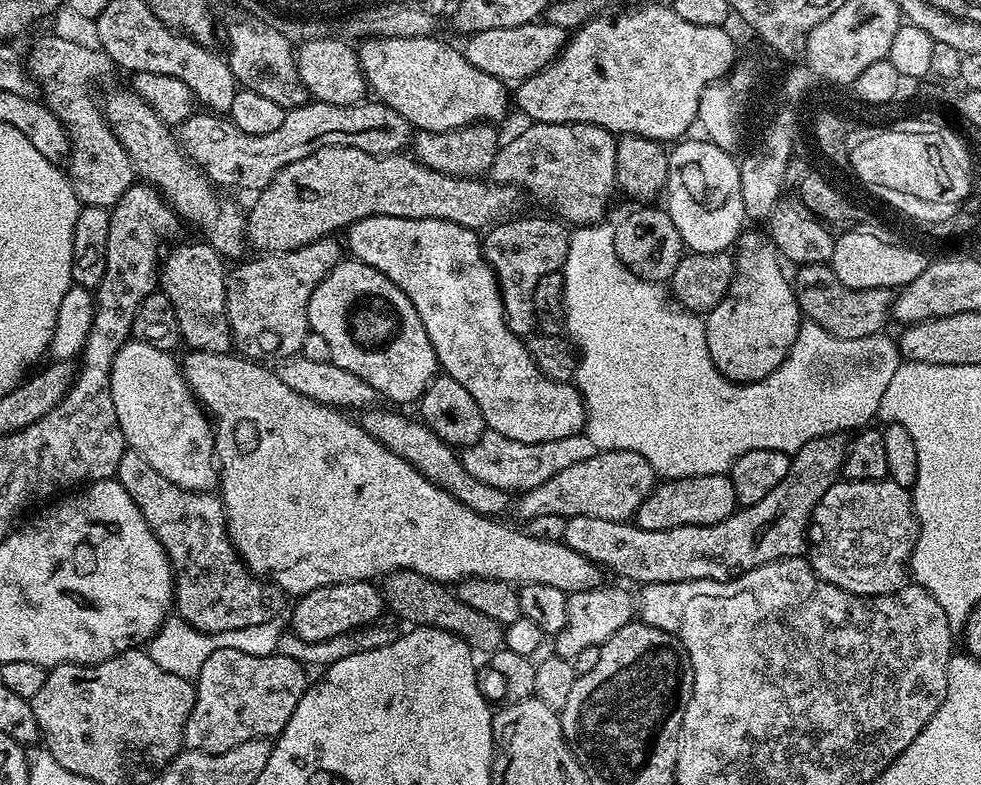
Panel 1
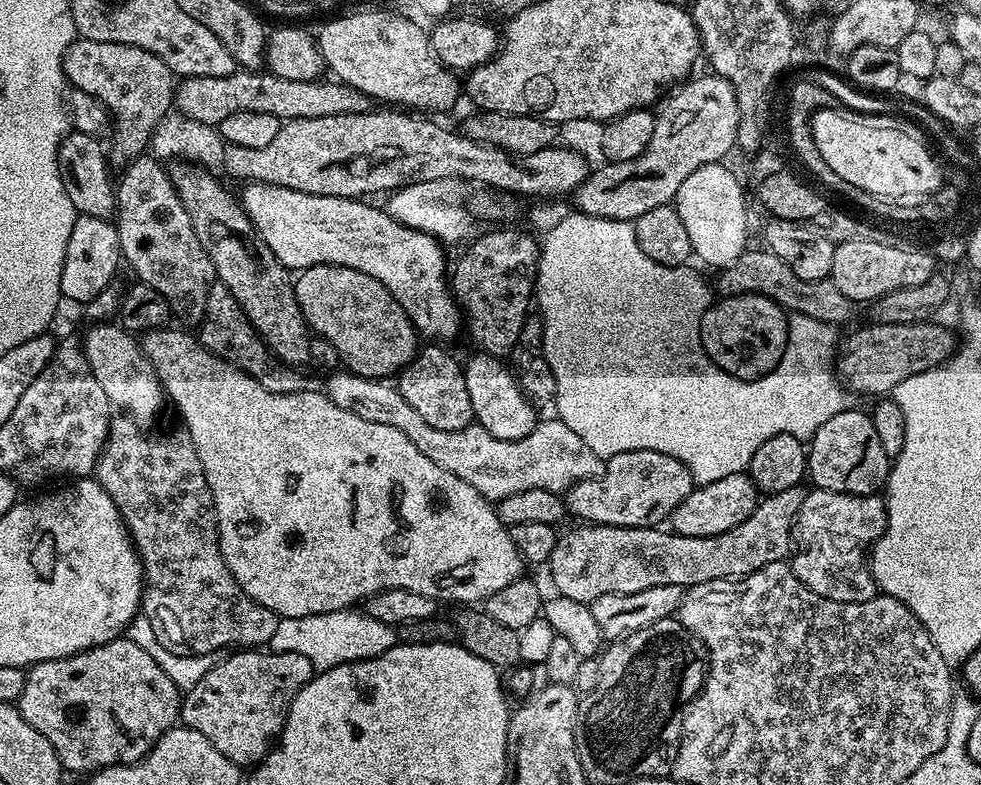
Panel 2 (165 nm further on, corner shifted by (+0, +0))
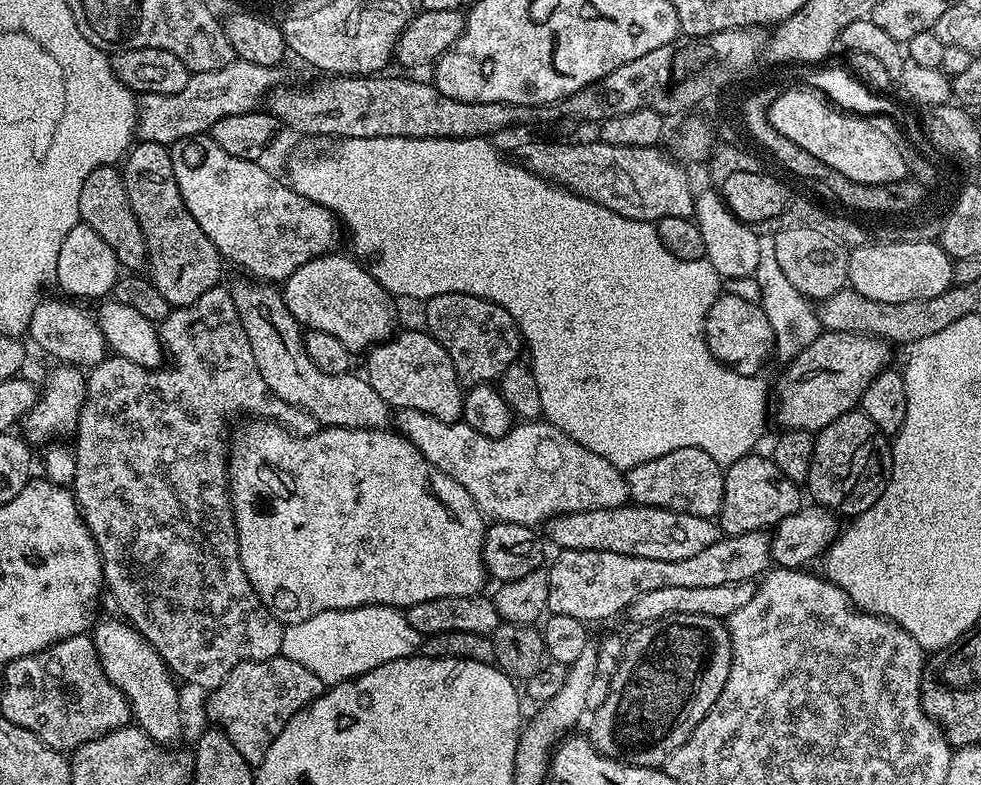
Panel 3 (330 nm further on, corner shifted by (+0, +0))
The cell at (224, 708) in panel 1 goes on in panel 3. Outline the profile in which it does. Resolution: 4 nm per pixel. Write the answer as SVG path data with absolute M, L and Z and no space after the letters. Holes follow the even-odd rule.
M271 656L262 662L242 662L234 666L230 674L226 674L226 678L217 688L207 693L208 716L212 719L209 721L224 732L226 738L234 742L234 746L238 746L238 754L242 754L242 758L246 758L248 764L255 766L262 762L262 758L266 758L266 750L270 750L274 738L278 738L278 734L286 730L286 722L290 722L294 714L301 712L307 704L314 702L325 691L326 685L315 674L310 674L306 666L299 662L290 662L290 658L285 656Z

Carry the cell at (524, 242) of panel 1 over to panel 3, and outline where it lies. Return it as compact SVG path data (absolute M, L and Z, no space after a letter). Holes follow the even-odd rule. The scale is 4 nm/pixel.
M438 294L427 300L423 308L423 327L438 342L438 346L450 354L450 362L454 362L461 385L475 386L499 381L506 366L521 359L522 337L514 318L510 318L505 308L470 294Z

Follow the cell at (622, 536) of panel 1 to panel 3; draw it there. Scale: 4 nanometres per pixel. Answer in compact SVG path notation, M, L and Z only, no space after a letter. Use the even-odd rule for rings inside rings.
M767 531L741 536L724 536L714 546L706 546L694 558L679 562L658 562L658 558L638 558L630 554L610 554L610 550L560 550L556 561L547 565L550 578L548 612L567 614L585 622L608 620L623 613L634 598L662 586L726 586L734 582L755 581L772 564L772 541Z

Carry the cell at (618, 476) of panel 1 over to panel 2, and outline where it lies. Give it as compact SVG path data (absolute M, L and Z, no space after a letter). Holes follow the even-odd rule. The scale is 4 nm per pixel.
M630 450L622 454L614 454L604 460L604 473L601 476L594 478L586 478L582 482L578 482L573 488L568 489L564 496L564 506L569 517L577 516L577 521L586 524L605 524L606 526L622 526L623 528L654 528L664 523L671 517L672 512L678 505L684 501L685 498L693 490L692 475L690 470L686 470L686 466L682 462L678 462L678 458L670 458L670 454L658 454L658 450Z

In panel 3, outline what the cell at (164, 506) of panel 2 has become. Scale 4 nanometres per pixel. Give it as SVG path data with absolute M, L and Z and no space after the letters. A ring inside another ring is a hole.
M217 286L206 290L198 302L190 302L190 306L173 308L172 313L165 320L159 321L158 331L160 342L164 351L170 357L167 366L147 368L130 362L130 358L109 355L101 364L87 373L86 398L80 411L80 417L76 423L74 433L74 451L76 454L76 469L74 478L70 482L70 491L76 497L76 504L80 507L80 516L86 526L100 555L102 570L104 571L104 584L112 591L116 604L120 607L119 615L127 623L131 624L148 643L154 646L154 650L168 665L168 671L173 677L185 680L196 688L211 690L217 688L242 662L262 662L271 656L280 655L282 646L282 634L285 625L274 619L270 610L258 598L254 586L250 586L250 578L246 578L246 570L242 570L242 562L238 554L238 538L236 537L236 519L232 513L232 494L228 491L228 453L229 441L224 440L224 423L231 416L248 416L244 418L259 418L280 427L298 436L308 436L317 431L316 419L303 412L300 408L290 406L266 386L262 379L262 373L254 363L254 354L250 350L250 338L246 338L246 330L242 330L242 318L238 318L238 310L234 310L234 298L227 287Z

